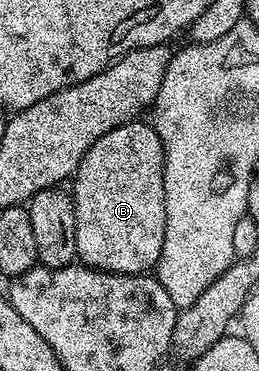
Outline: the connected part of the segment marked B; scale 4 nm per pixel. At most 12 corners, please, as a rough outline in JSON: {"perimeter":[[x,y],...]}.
{"perimeter":[[149,122],[104,133],[76,172],[87,267],[158,266],[166,151]]}

